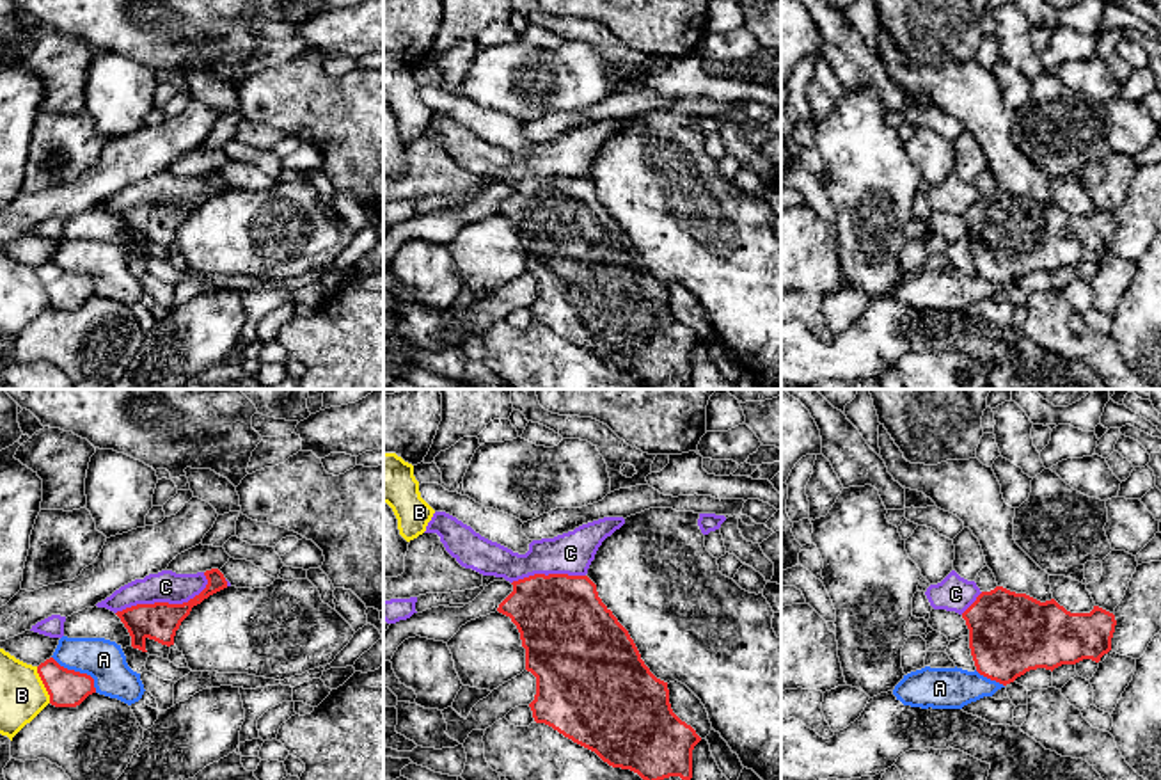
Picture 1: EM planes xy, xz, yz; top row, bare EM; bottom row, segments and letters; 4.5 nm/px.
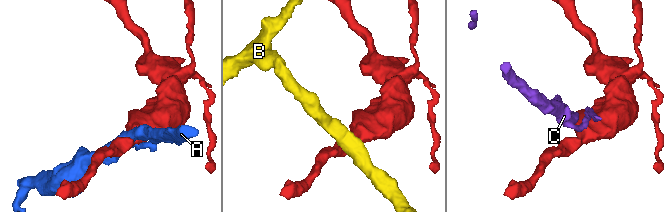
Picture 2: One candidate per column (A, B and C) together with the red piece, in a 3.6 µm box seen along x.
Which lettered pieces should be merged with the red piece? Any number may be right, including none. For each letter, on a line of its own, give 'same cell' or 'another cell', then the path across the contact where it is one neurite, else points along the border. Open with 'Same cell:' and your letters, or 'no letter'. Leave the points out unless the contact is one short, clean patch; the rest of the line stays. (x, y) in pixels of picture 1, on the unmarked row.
Same cell: no letter
A: another cell
B: another cell; border along xy (36, 269), (50, 304)
C: another cell

